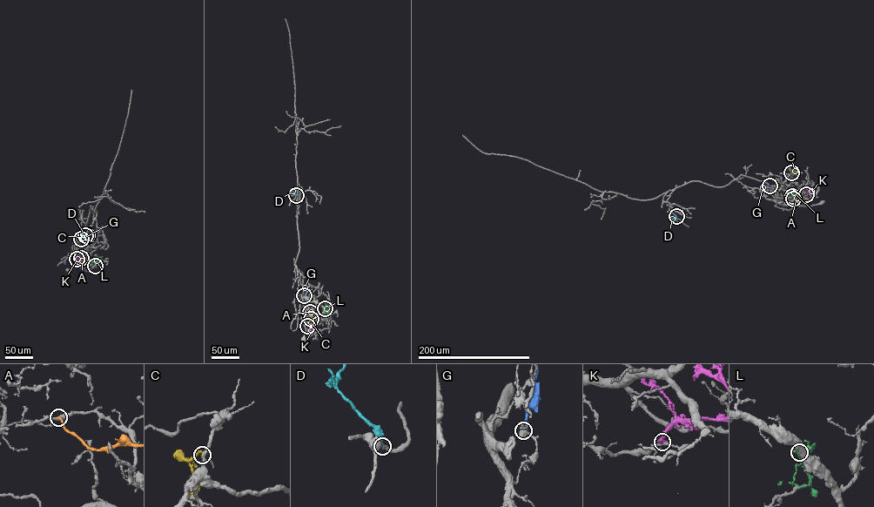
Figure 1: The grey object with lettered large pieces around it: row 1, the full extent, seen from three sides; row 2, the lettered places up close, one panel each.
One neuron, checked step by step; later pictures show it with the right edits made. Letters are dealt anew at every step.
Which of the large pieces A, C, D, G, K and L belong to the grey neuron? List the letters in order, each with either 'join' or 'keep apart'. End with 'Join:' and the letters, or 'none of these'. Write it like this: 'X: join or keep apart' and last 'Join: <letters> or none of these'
A: keep apart
C: keep apart
D: keep apart
G: keep apart
K: keep apart
L: keep apart
Join: none of these

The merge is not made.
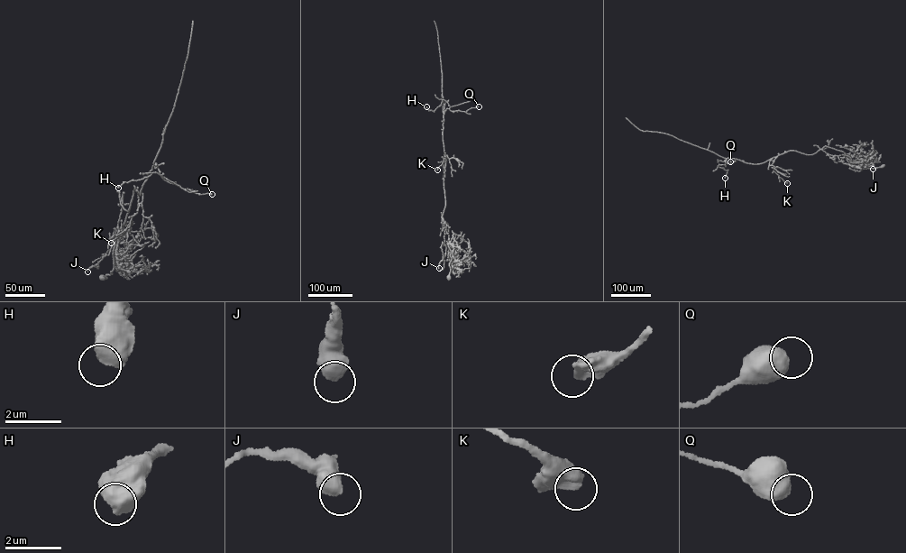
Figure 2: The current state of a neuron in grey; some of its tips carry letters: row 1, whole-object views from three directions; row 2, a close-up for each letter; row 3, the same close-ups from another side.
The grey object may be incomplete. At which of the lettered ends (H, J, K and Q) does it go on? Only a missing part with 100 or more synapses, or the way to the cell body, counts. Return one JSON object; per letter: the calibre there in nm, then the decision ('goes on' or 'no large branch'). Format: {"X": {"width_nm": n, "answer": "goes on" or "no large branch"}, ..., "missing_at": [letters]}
{"H": {"width_nm": 700, "answer": "no large branch"}, "J": {"width_nm": 600, "answer": "no large branch"}, "K": {"width_nm": 600, "answer": "no large branch"}, "Q": {"width_nm": 650, "answer": "no large branch"}, "missing_at": []}

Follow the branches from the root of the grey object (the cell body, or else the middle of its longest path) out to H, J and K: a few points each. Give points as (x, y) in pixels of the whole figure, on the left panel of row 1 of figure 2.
H: (102, 277), (112, 273), (130, 207), (121, 204), (128, 209), (153, 164), (164, 177), (155, 171), (118, 188)
J: (102, 277), (112, 273), (115, 238), (130, 207), (121, 204), (122, 198), (109, 254), (98, 268), (87, 271)
K: (102, 277), (112, 273), (115, 238), (130, 206), (121, 204), (128, 209), (134, 188), (137, 212), (111, 243)

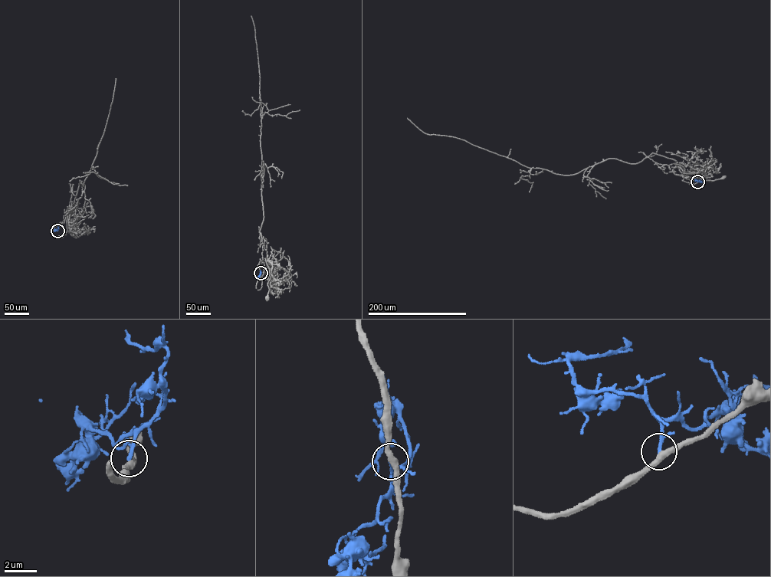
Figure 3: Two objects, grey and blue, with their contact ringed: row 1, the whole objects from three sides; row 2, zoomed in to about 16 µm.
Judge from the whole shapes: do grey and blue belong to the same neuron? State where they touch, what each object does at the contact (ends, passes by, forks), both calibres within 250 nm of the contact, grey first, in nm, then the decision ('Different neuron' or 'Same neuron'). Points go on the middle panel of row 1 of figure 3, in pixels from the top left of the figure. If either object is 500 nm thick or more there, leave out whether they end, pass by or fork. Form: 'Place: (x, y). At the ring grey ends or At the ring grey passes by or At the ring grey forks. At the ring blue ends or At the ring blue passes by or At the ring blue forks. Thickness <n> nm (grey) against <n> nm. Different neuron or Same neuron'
Place: (260, 273). At the ring grey passes by. At the ring blue ends. Thickness 360 nm (grey) against 200 nm. Different neuron

